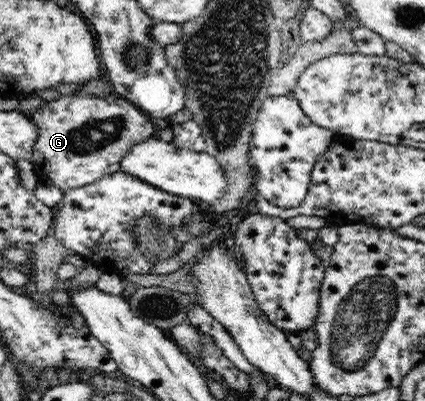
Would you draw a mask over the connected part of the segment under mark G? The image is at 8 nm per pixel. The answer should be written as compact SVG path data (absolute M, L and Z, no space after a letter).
M70 93L65 96L51 97L47 100L43 110L33 114L25 114L26 118L34 121L38 126L38 139L34 141L34 151L32 151L32 163L40 165L47 179L50 179L56 187L63 192L76 189L84 185L90 185L106 175L120 171L119 162L122 155L131 146L135 146L140 139L155 135L154 120L144 112L140 111L134 104L119 95L110 94L105 98L98 98L93 95Z

